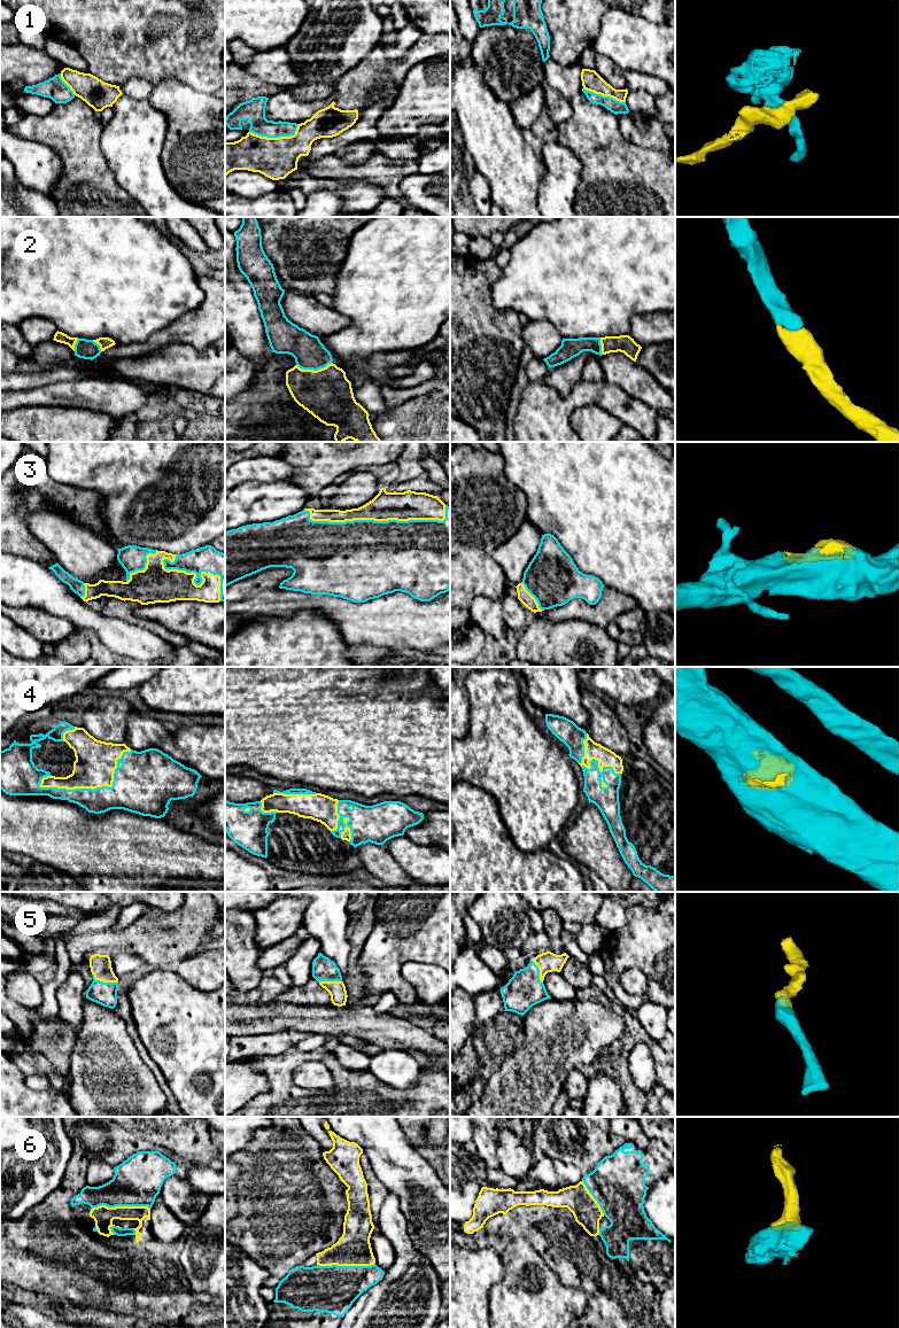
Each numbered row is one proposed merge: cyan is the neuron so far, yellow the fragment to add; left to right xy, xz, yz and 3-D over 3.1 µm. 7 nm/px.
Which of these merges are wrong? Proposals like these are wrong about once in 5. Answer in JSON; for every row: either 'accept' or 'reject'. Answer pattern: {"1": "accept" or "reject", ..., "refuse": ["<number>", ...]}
{"1": "reject", "2": "accept", "3": "accept", "4": "accept", "5": "accept", "6": "accept", "refuse": ["1"]}

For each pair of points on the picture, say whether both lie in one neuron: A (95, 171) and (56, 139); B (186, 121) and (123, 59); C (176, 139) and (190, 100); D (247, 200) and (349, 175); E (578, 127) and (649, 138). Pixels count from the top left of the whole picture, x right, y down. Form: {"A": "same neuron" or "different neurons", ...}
{"A": "same neuron", "B": "different neurons", "C": "same neuron", "D": "different neurons", "E": "different neurons"}

